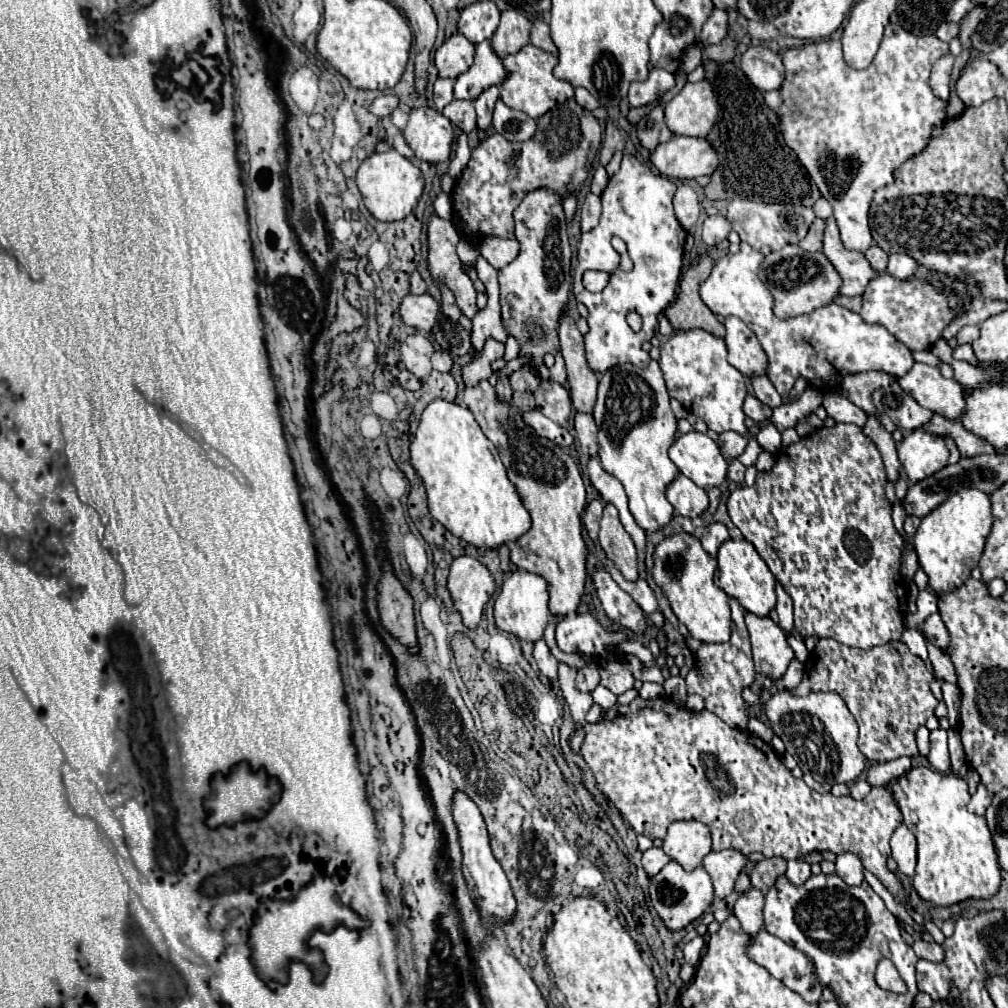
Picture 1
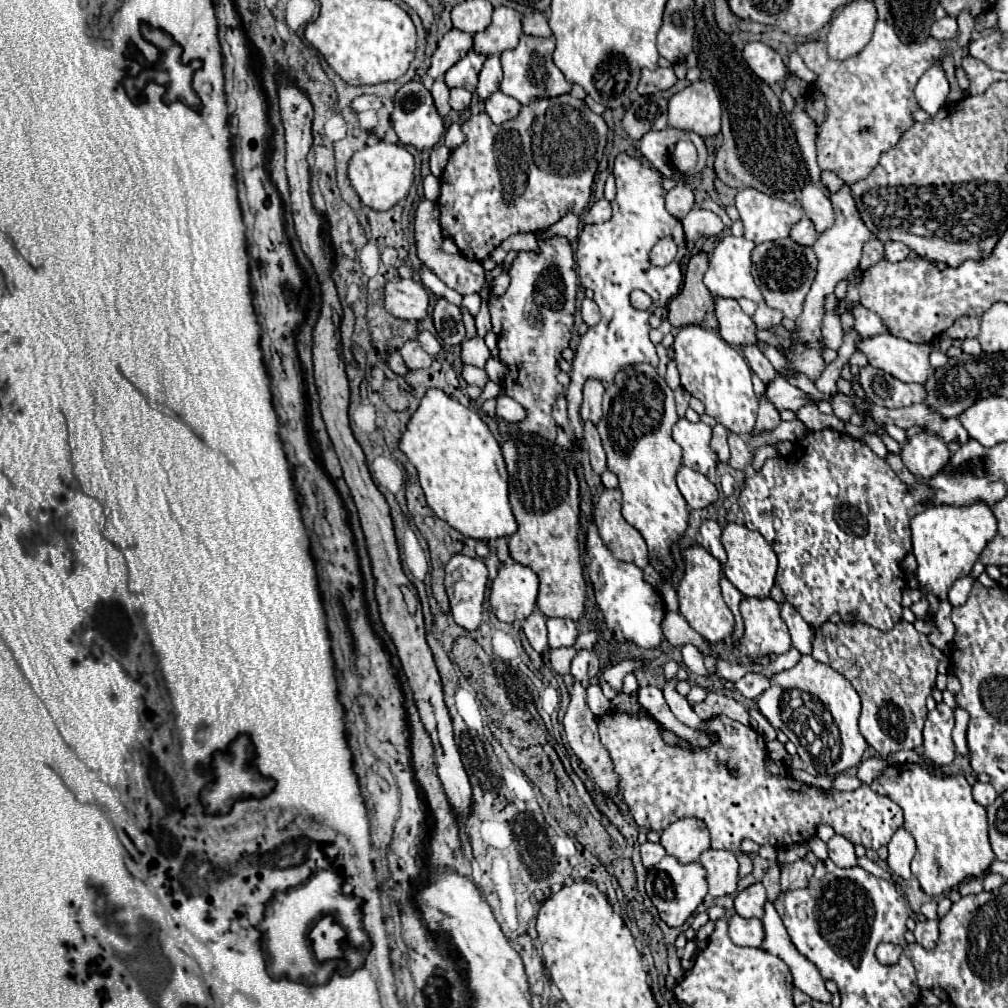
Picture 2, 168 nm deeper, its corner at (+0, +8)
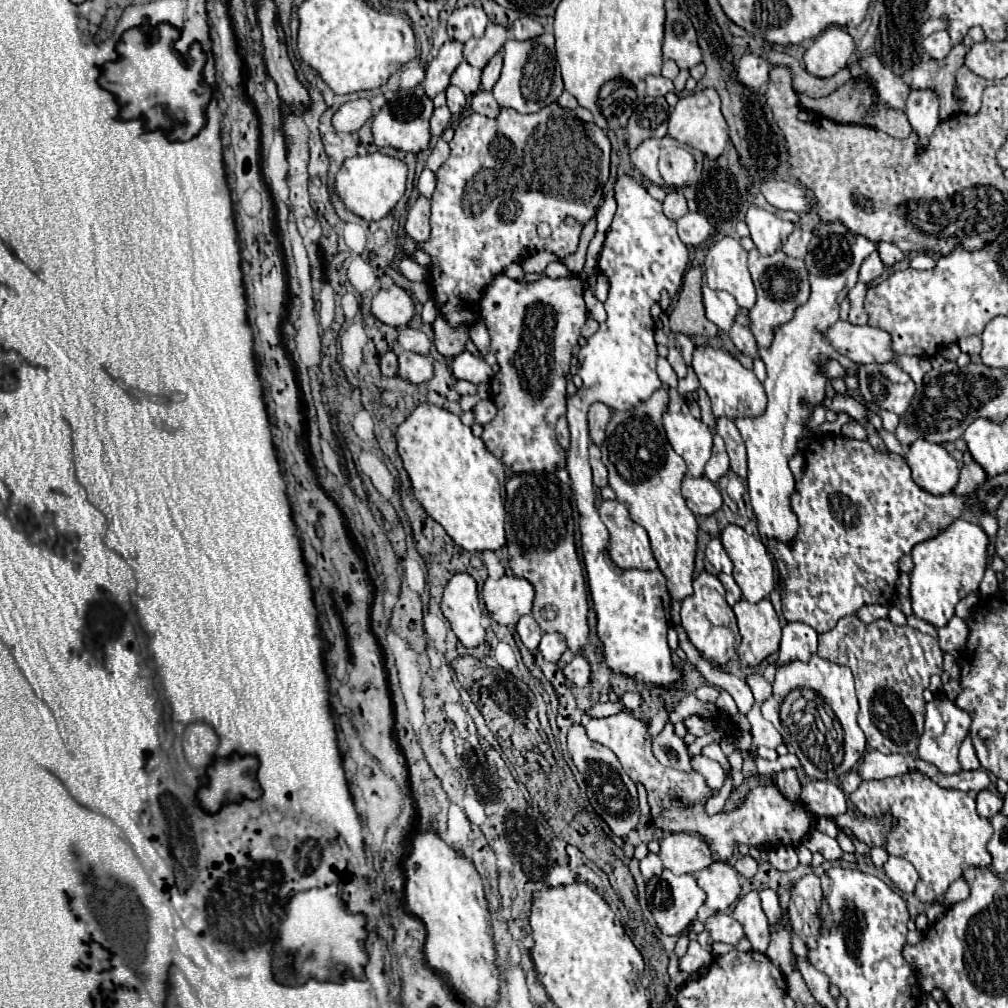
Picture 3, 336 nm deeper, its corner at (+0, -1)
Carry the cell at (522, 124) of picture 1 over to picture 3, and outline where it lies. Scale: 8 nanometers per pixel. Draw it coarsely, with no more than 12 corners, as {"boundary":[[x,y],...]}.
{"boundary":[[477,90],[471,108],[487,118],[499,114],[491,92]]}

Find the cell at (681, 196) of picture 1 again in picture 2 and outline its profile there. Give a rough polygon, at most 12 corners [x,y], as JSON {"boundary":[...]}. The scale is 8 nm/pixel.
{"boundary":[[687,185],[667,191],[667,211],[683,219],[695,205]]}

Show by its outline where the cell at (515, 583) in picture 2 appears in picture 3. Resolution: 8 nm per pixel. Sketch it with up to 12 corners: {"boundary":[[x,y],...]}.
{"boundary":[[511,574],[487,578],[489,616],[509,630],[531,614],[533,586]]}

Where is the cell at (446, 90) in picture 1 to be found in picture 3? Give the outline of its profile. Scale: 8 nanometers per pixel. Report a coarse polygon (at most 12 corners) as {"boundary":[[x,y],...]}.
{"boundary":[[447,106],[437,108],[429,124],[433,136],[441,136],[449,124]]}

